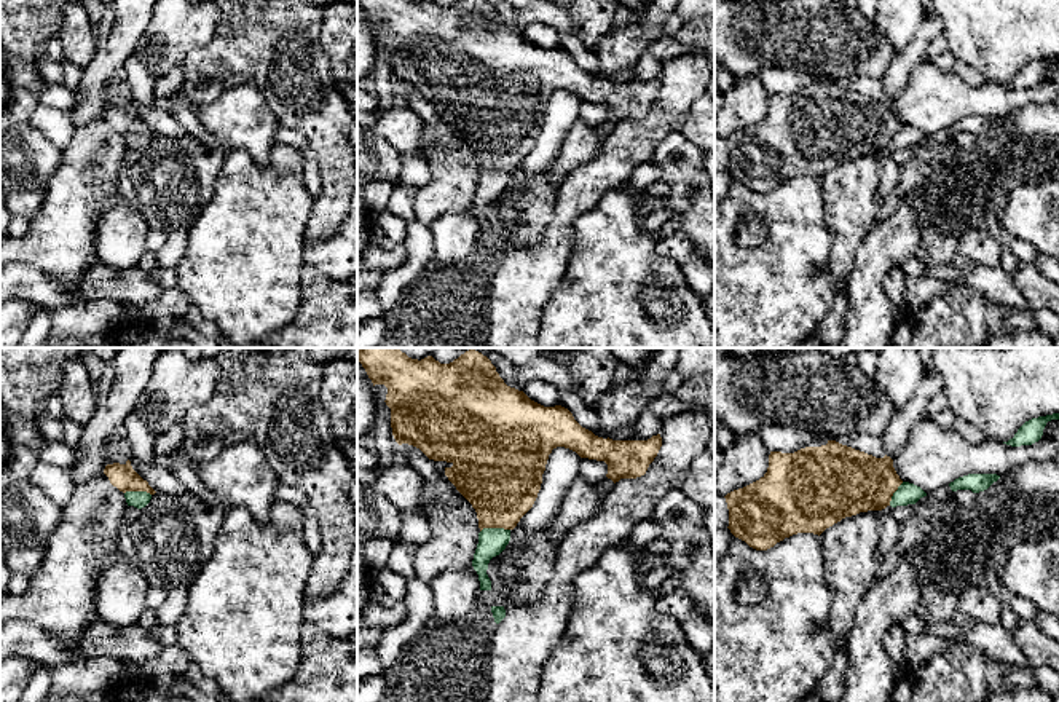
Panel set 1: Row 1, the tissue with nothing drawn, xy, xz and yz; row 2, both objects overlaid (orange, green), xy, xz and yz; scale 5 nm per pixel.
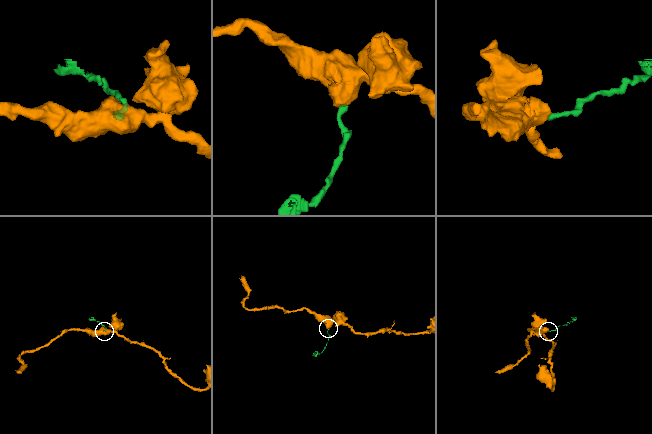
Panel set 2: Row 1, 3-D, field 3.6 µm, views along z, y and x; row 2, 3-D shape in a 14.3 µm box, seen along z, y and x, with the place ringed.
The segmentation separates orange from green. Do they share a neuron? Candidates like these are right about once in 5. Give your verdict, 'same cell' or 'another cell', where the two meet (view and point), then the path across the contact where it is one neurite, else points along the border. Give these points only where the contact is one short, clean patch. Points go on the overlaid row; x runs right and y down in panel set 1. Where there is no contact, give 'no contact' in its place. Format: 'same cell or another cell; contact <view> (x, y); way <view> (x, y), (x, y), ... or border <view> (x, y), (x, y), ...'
another cell; contact xz (495, 527); border xz (509, 528), (484, 528), (480, 532)

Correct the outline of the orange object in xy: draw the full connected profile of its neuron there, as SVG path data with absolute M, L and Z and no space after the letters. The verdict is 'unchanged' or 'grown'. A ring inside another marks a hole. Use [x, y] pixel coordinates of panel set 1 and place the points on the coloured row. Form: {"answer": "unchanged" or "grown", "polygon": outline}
{"answer": "unchanged", "polygon": "M128 459L124 464L113 463L107 464L104 474L108 477L110 483L120 491L147 491L155 495L156 491L144 480L131 466Z"}

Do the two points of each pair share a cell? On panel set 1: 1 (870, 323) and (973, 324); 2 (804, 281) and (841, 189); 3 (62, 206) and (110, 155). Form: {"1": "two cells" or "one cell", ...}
{"1": "two cells", "2": "two cells", "3": "one cell"}

